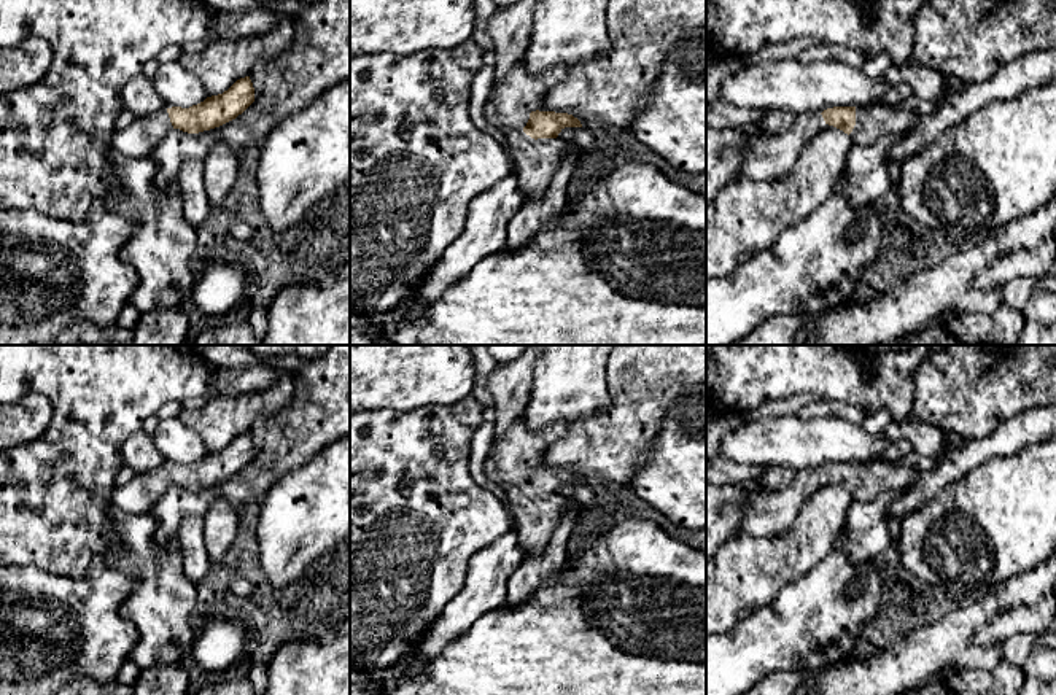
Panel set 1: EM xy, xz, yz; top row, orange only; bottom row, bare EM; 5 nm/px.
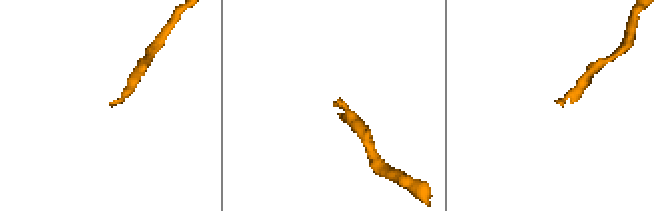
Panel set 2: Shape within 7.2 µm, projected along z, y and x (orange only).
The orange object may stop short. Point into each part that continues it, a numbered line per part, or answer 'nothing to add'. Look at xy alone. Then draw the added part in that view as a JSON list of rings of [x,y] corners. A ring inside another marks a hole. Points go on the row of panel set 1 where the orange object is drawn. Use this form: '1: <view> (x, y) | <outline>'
1: xy (139, 140) | [[[167,110],[138,118],[115,134],[113,148],[126,157],[148,157],[172,129]]]

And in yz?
1: yz (878, 121) | [[[883,103],[856,107],[856,126],[849,134],[854,145],[873,145],[883,138],[905,135],[918,124],[918,113]]]

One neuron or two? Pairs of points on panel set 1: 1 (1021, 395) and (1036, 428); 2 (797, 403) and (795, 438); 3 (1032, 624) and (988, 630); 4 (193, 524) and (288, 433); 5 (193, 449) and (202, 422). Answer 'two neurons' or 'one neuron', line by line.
1: two neurons
2: two neurons
3: one neuron
4: two neurons
5: two neurons

